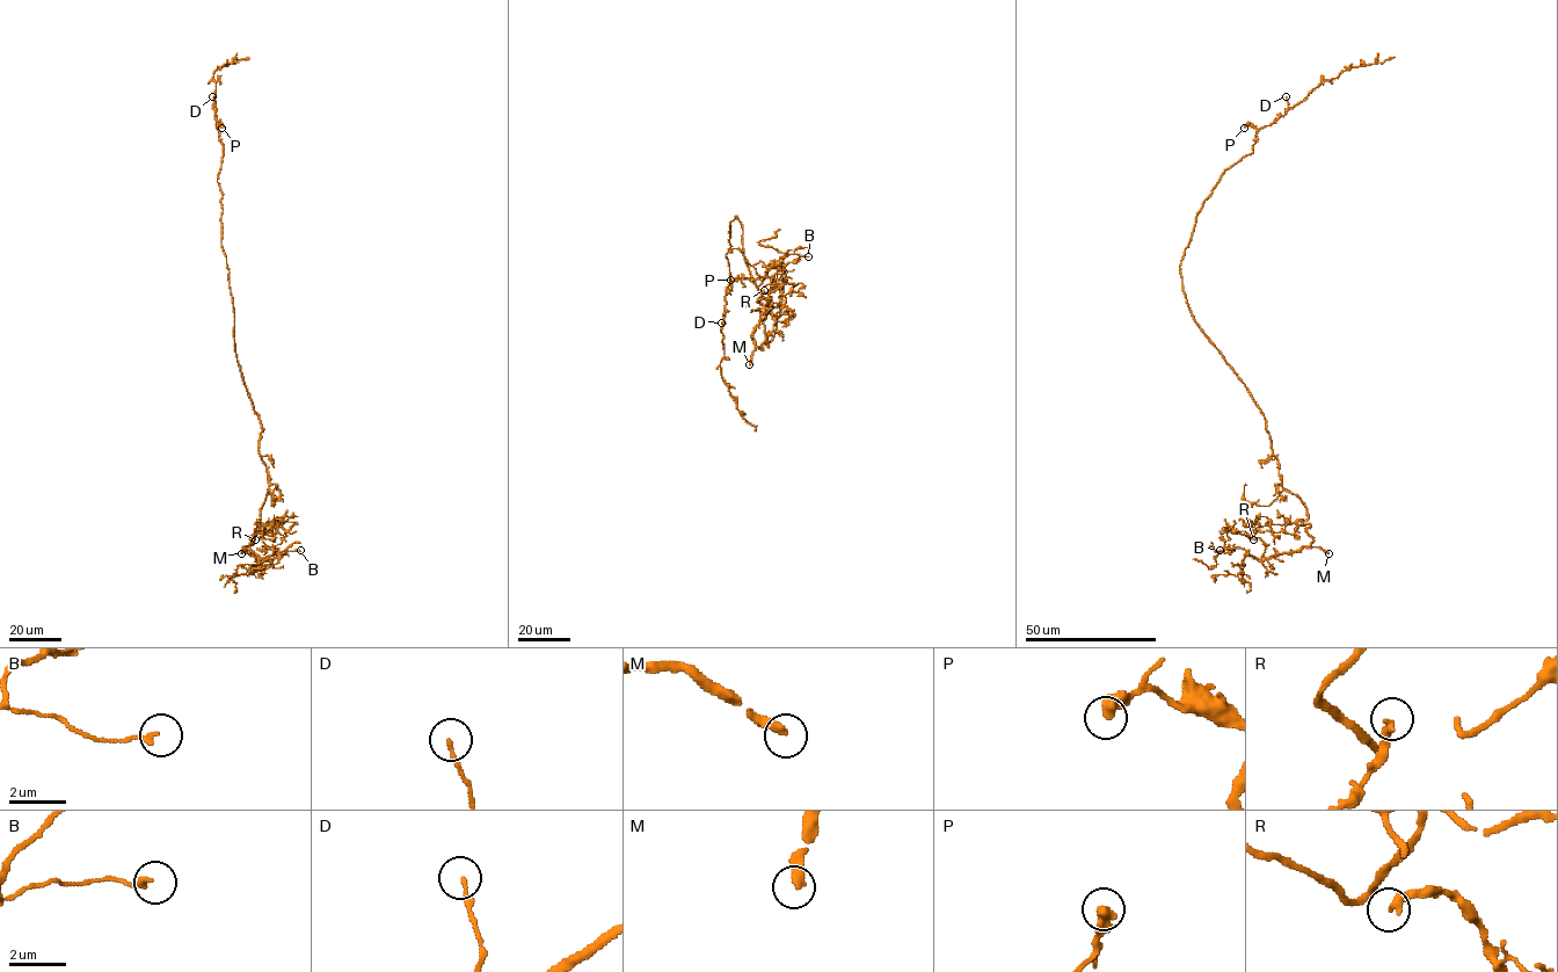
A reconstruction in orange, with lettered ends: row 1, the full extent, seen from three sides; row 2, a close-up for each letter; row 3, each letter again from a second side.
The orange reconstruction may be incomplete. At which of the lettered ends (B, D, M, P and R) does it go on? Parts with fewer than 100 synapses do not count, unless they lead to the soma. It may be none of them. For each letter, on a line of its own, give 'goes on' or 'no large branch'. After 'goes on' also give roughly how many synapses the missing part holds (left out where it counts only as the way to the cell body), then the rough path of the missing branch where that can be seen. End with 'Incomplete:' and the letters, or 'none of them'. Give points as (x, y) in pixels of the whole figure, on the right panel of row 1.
B: no large branch
D: no large branch
M: goes on
P: no large branch
R: no large branch
Incomplete: M

